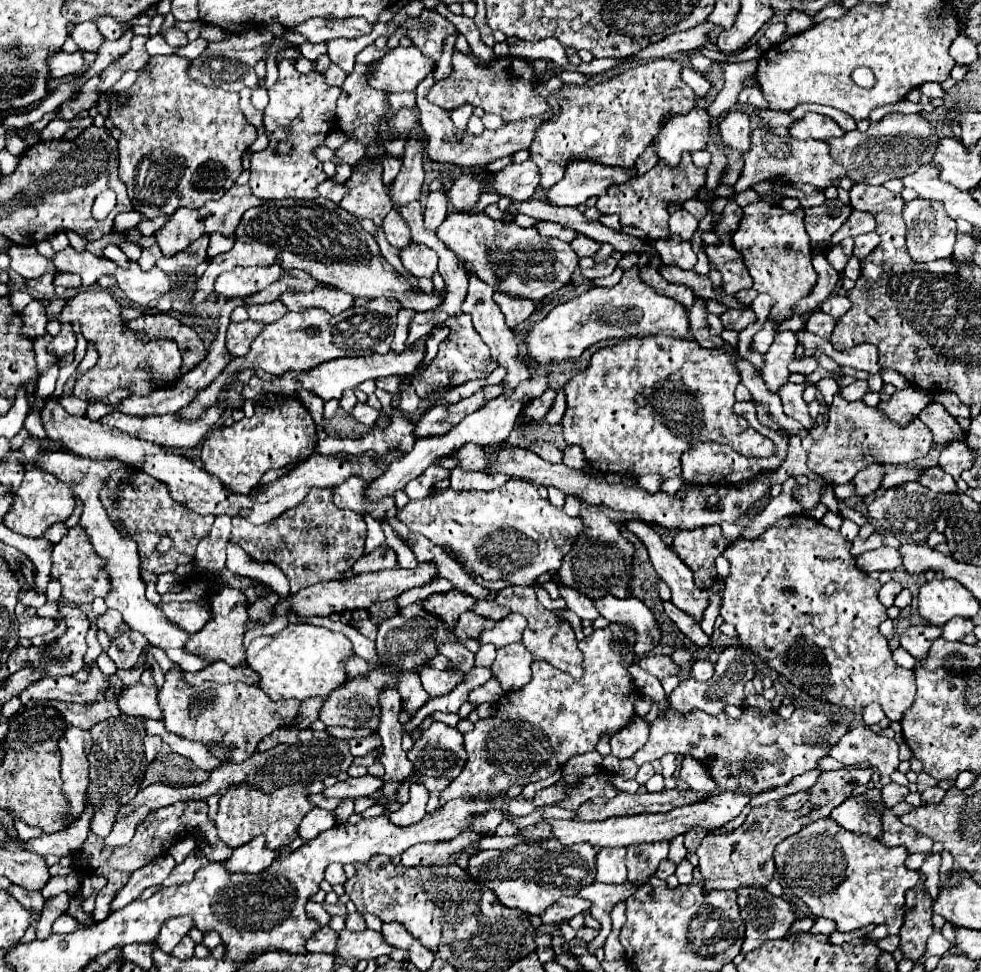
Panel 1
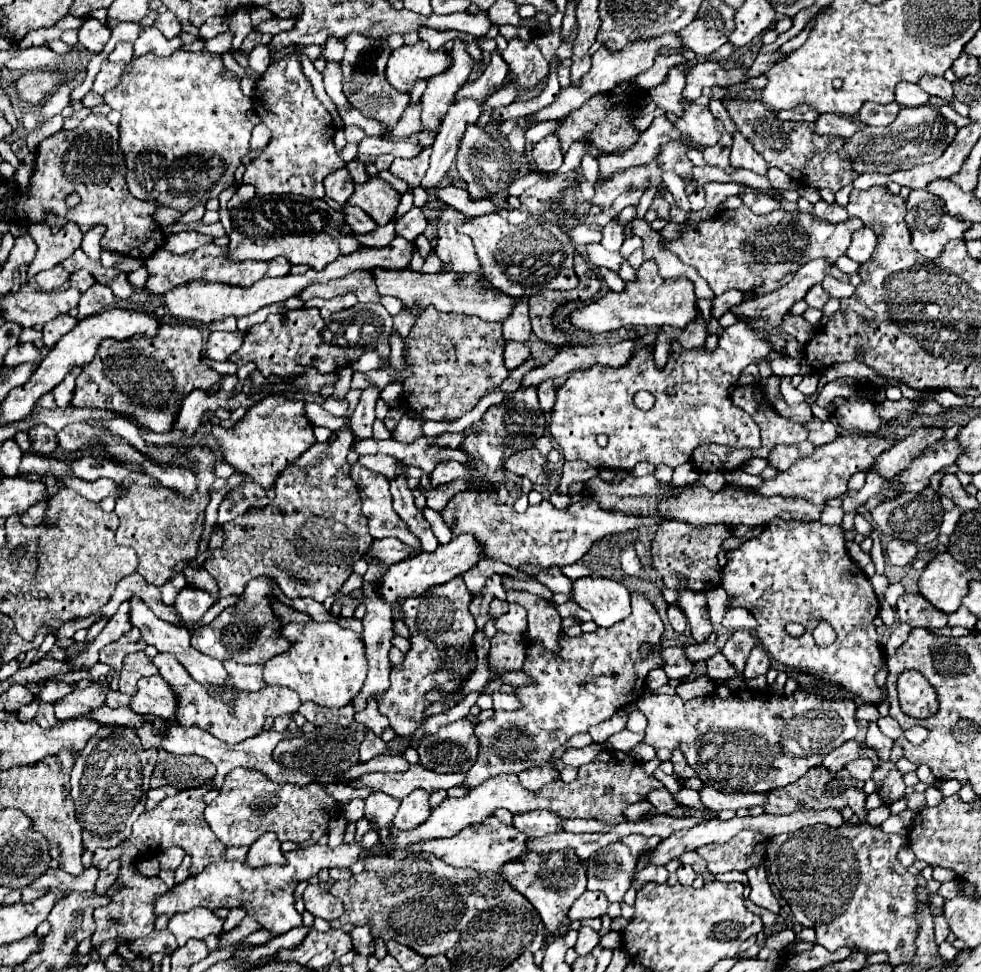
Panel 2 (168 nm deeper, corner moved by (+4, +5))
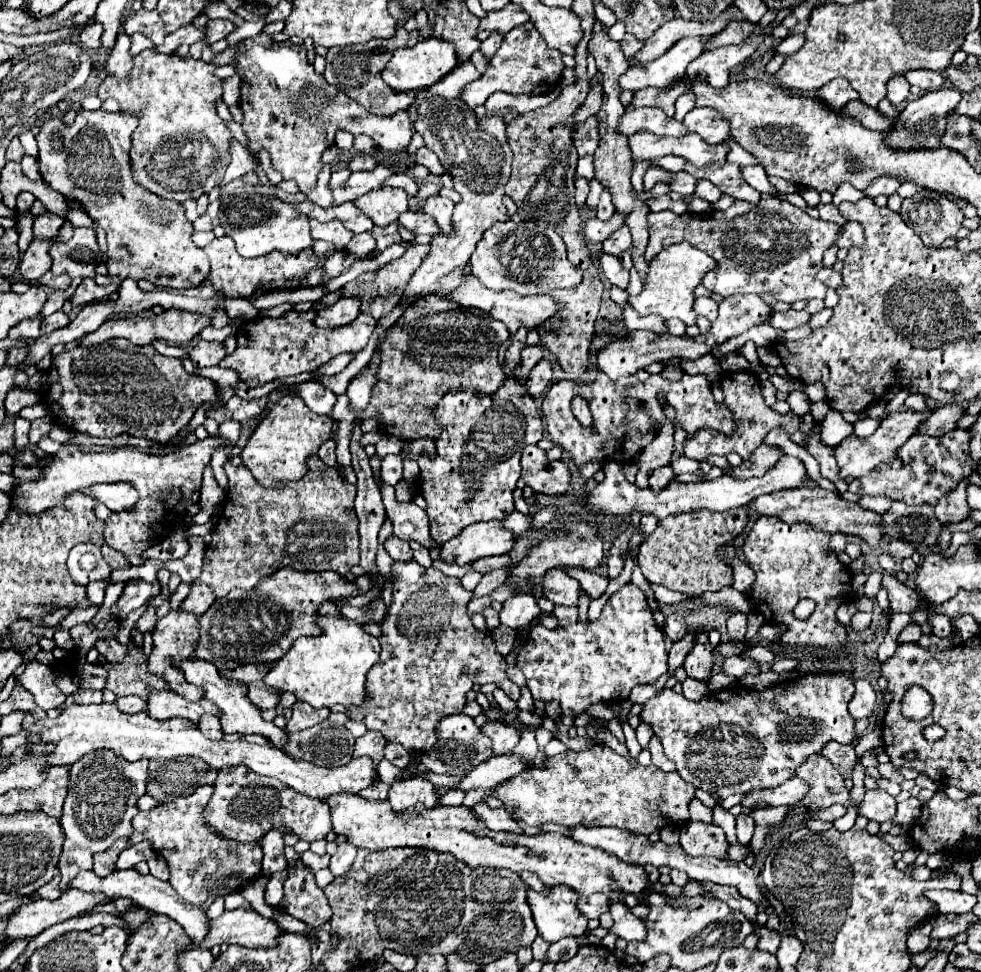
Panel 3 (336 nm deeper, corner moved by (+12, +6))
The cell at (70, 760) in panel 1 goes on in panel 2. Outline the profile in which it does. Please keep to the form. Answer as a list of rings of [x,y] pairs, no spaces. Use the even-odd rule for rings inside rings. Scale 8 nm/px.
[[[41,704],[41,706],[39,706],[39,712],[37,712],[37,716],[35,716],[35,720],[41,724],[41,728],[51,728],[51,726],[61,724],[61,720],[57,720],[57,716],[55,716],[51,704]]]

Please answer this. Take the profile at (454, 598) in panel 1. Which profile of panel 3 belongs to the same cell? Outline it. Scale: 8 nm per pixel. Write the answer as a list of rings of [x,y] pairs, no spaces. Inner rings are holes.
[[[393,561],[391,567],[391,585],[393,585],[393,599],[389,611],[385,613],[381,625],[381,657],[379,663],[367,675],[367,697],[363,707],[349,707],[345,715],[353,721],[365,723],[369,731],[379,731],[387,741],[395,741],[403,745],[407,751],[425,753],[437,741],[437,733],[433,729],[443,717],[453,713],[461,713],[467,703],[467,693],[475,687],[475,683],[495,683],[505,695],[517,701],[519,687],[507,679],[505,669],[507,661],[503,655],[497,655],[493,647],[493,637],[489,631],[477,631],[467,615],[467,603],[471,601],[473,593],[465,591],[459,579],[447,577],[441,571],[429,567],[421,567],[415,561],[397,563]]]

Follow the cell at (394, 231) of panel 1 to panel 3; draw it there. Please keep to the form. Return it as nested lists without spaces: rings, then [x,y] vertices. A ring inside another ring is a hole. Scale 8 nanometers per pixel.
[[[405,211],[401,217],[399,217],[399,223],[409,229],[411,233],[419,235],[419,233],[427,233],[427,235],[437,235],[441,233],[441,229],[437,227],[435,219],[427,213],[415,213],[415,211]]]

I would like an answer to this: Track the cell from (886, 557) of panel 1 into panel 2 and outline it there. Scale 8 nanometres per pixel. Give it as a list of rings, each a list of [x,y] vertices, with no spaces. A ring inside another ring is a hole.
[[[891,540],[889,548],[885,550],[885,556],[891,564],[905,566],[905,564],[913,562],[913,558],[917,556],[917,546],[909,544],[909,542],[901,542],[901,540]]]

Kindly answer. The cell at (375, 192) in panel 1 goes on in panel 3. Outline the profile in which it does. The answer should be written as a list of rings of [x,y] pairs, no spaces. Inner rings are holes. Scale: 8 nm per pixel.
[[[379,187],[355,199],[355,207],[359,207],[375,225],[387,227],[407,211],[407,193],[403,189]]]

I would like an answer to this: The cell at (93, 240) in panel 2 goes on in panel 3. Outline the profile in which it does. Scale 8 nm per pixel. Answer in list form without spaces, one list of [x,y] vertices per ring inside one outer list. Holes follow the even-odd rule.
[[[69,209],[69,211],[65,211],[63,219],[69,221],[71,225],[89,225],[89,227],[93,227],[93,221],[89,219],[89,215],[83,209]]]

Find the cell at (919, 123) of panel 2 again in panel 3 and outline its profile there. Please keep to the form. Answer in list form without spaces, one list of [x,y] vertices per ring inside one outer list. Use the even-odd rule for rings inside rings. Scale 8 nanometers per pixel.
[[[943,87],[937,91],[929,91],[921,95],[915,101],[909,101],[909,105],[899,113],[899,123],[893,131],[889,131],[887,143],[891,147],[901,147],[901,149],[933,149],[941,145],[941,137],[945,133],[945,123],[947,123],[947,113],[951,113],[957,103],[961,101],[961,93],[951,87]]]

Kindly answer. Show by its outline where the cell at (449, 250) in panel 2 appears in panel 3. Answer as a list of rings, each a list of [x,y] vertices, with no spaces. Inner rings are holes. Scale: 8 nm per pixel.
[[[431,195],[427,197],[425,205],[423,205],[423,211],[433,215],[437,219],[437,225],[441,227],[443,233],[449,233],[453,227],[451,227],[451,215],[453,215],[453,201],[447,199],[447,197],[441,197],[441,195]]]

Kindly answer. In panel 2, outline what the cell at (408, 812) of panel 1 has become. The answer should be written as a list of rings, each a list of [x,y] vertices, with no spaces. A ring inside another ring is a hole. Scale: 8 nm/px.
[[[415,788],[409,796],[401,800],[401,806],[393,818],[393,826],[399,830],[409,830],[425,822],[429,816],[429,792],[423,788]]]

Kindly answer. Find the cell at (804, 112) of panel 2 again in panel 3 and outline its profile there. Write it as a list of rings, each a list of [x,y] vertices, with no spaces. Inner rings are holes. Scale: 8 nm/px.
[[[833,79],[829,85],[823,85],[817,91],[817,97],[827,103],[831,109],[841,109],[847,101],[859,99],[857,91],[845,79]]]

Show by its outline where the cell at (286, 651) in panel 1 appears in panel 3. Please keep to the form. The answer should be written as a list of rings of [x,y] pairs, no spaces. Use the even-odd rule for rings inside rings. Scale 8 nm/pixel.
[[[321,617],[319,625],[323,635],[297,639],[289,653],[273,663],[271,671],[265,675],[265,683],[295,693],[297,699],[307,701],[315,709],[335,703],[345,707],[361,705],[365,699],[365,675],[379,659],[379,641],[365,633],[359,623],[345,617]]]

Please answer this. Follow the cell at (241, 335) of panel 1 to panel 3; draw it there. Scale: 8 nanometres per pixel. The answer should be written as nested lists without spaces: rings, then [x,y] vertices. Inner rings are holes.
[[[199,341],[193,349],[189,349],[189,359],[195,367],[213,367],[219,365],[219,361],[225,357],[223,343],[209,343]]]

